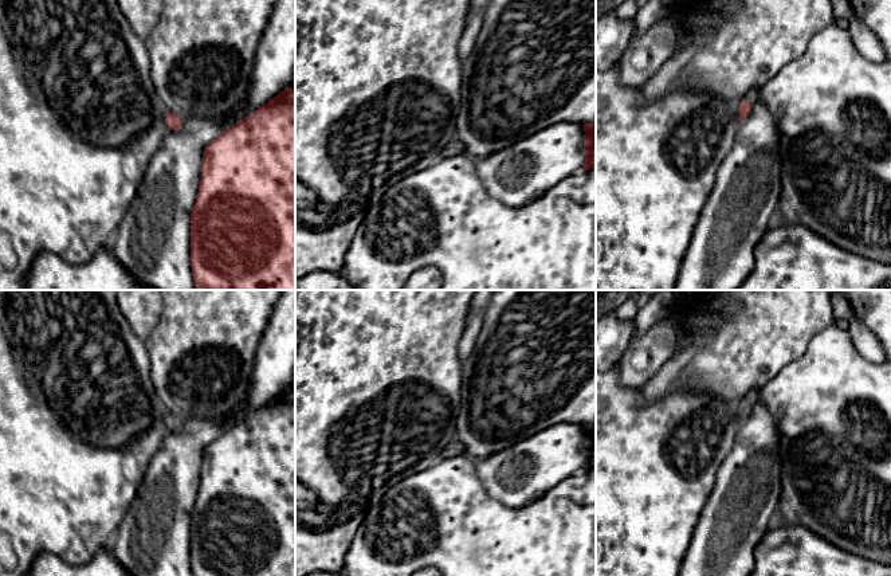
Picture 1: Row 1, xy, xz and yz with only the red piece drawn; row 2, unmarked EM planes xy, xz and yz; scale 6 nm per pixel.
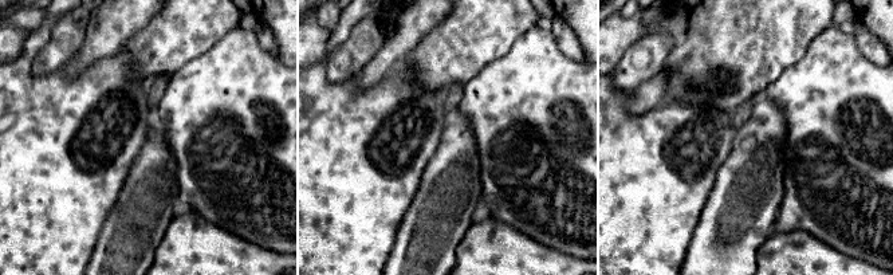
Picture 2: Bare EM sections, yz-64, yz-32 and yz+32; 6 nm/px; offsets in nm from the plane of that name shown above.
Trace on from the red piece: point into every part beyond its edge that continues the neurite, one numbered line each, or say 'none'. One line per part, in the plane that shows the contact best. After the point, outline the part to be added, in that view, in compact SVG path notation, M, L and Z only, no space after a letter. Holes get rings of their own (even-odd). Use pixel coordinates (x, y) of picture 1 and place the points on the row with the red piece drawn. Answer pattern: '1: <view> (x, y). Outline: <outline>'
1: yz (753, 94). Outline: M753 87L741 101L754 105L759 97L761 97L761 89Z

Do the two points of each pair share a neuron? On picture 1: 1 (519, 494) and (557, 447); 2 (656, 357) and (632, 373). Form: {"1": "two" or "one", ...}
{"1": "one", "2": "one"}

